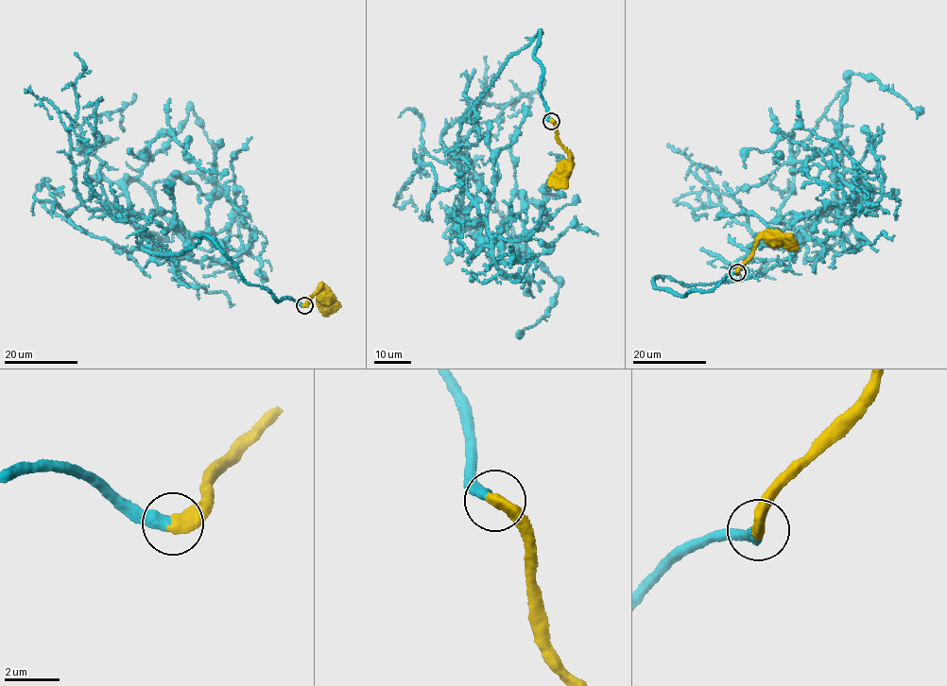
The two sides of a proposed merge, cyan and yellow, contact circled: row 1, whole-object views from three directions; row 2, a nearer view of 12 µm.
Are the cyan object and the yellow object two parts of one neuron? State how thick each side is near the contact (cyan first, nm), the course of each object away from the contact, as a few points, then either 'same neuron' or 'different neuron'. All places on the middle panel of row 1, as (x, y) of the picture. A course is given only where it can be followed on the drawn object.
400 nm thick on the cyan side, 550 nm on the other; cyan runs (551, 121), (540, 30), (462, 118), (472, 254), (485, 241), (526, 260), (571, 226), (598, 234); yellow runs (551, 121), (569, 158), (568, 168); same neuron

